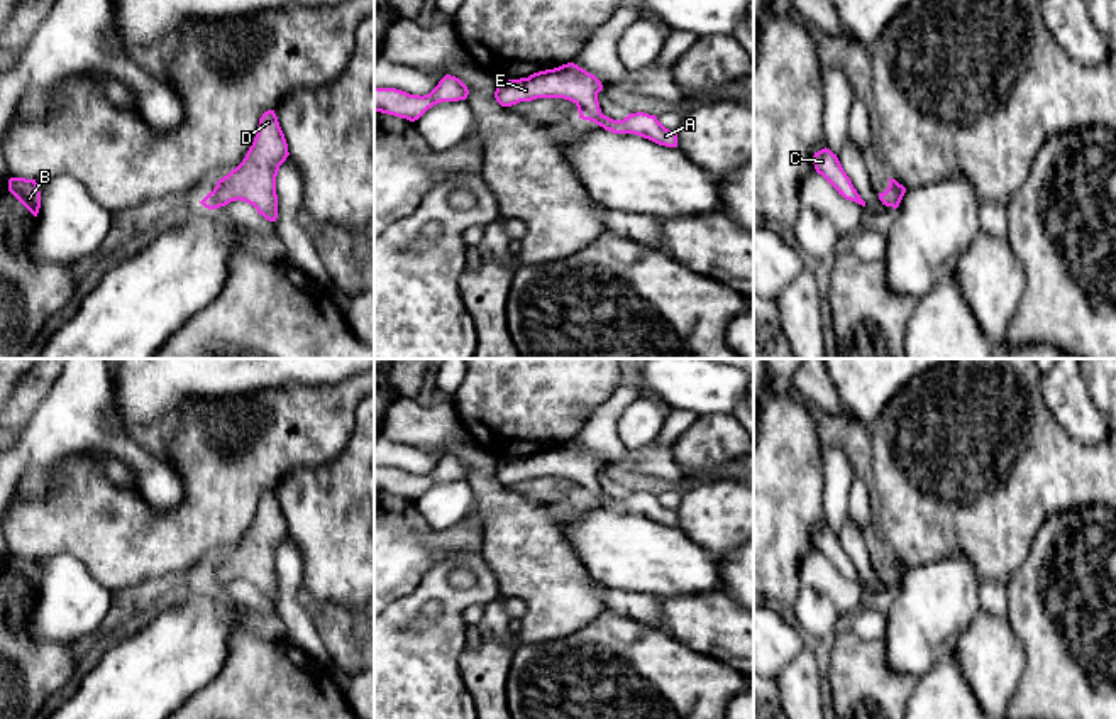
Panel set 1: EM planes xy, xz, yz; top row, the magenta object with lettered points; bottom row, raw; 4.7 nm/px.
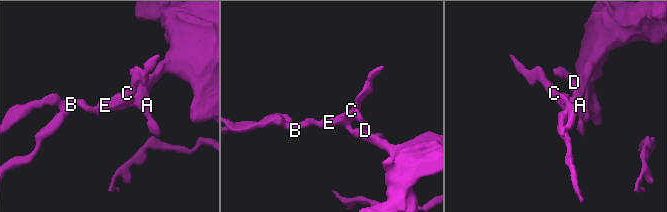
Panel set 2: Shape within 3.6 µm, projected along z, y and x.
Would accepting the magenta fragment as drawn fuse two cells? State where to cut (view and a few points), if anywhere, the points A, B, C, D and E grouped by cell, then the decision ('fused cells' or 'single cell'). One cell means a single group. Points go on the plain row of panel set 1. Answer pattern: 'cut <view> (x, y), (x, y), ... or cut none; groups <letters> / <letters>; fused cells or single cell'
cut none; groups A B C D E; single cell

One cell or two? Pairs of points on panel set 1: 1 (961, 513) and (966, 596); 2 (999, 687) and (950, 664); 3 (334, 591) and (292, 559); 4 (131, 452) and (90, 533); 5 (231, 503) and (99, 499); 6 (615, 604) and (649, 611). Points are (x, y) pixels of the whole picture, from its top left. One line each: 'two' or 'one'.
1: two
2: two
3: two
4: two
5: one
6: one

